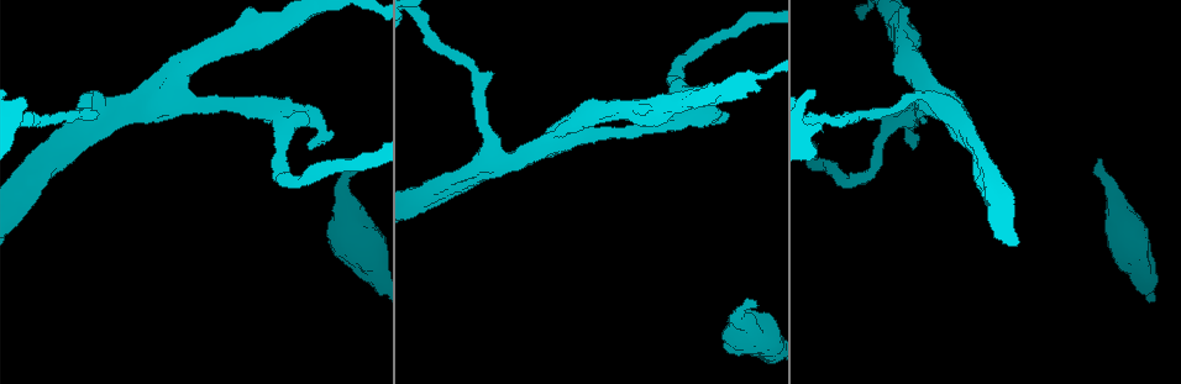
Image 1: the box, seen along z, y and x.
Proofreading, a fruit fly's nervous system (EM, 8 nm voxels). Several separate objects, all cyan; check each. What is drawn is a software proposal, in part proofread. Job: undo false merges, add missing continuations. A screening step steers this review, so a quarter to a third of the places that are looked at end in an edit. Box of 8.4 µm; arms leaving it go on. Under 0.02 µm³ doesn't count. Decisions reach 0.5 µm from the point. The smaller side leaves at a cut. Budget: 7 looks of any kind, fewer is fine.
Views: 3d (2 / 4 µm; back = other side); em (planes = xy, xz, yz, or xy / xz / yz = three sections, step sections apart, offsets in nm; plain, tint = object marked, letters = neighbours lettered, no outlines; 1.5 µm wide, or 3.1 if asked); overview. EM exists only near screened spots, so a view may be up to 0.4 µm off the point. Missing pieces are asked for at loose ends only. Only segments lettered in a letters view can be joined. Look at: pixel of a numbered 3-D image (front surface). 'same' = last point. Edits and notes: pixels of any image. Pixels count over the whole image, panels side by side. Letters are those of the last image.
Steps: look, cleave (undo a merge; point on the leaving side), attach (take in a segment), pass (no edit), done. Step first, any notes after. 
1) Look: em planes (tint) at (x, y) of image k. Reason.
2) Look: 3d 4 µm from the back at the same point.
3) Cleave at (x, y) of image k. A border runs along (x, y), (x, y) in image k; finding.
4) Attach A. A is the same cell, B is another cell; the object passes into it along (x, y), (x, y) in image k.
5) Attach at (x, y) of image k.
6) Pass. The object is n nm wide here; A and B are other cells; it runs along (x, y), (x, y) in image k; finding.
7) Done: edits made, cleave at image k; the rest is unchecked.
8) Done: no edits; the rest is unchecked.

Look: 3d 2 µm at (322, 127) of image 1. Abrupt turn.

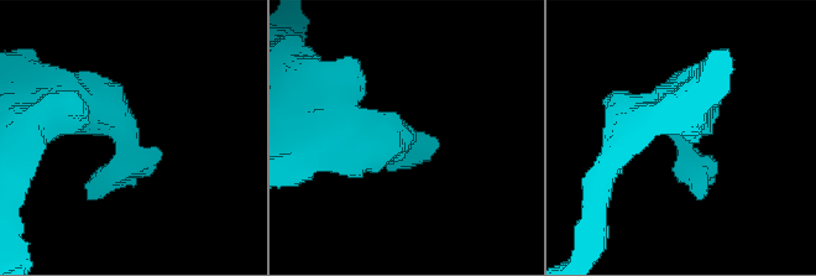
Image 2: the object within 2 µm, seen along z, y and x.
Look: em xy step 8 (plain) at (399, 144) of image 2. Now the EM.

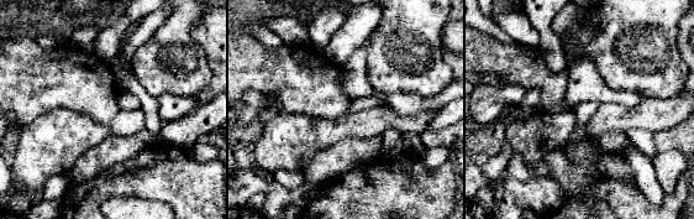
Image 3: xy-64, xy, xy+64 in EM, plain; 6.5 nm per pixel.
Look: em xy step 8 (letters) at the same point.

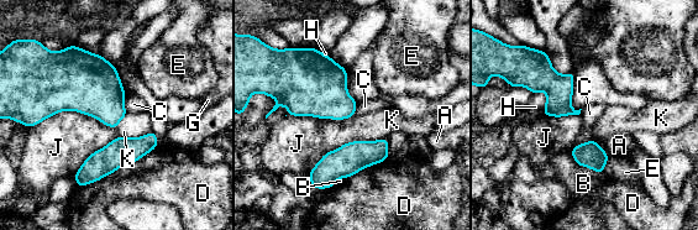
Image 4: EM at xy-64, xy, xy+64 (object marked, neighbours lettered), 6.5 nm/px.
Pass. The object is 220 nm wide here; A, B, C, D, E, G, H, J and K are other cells; a border runs along (151, 130), (141, 136), (119, 136) in image 4; one neuron here.

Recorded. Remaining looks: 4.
Look: em 3.1 µm planes (letters) at (1098, 158) of image 1. Free end.

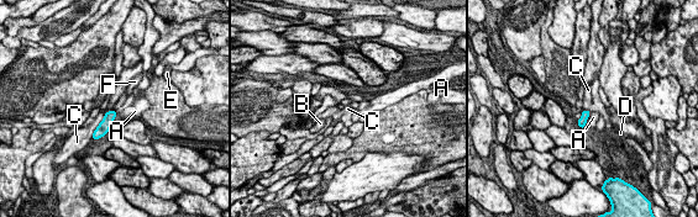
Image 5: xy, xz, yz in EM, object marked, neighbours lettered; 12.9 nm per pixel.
Pass. A, B, C, D, E and F are other cells; a border runs along (113, 109), (105, 114), (92, 138) in image 5; none of them fits.

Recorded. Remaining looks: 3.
Look: em xz step 4 (letters) at (419, 19) of image 1. Thick turns thin.

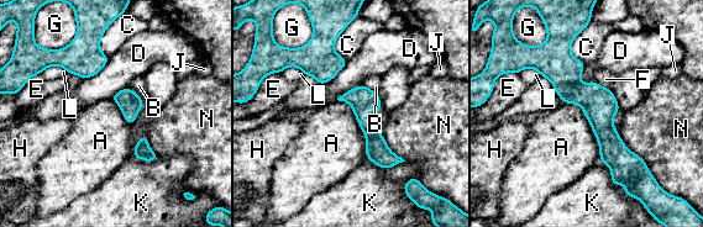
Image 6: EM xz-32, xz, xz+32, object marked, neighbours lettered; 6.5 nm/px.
Pass. The object is 50 nm wide here; the longest contact is with A, 460 nm; A, B, C, D, E, F, G, H, J, K, L and N are other cells; continuous, no second neuron.

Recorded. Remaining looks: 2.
Done: no edits; the rest is unchecked.

